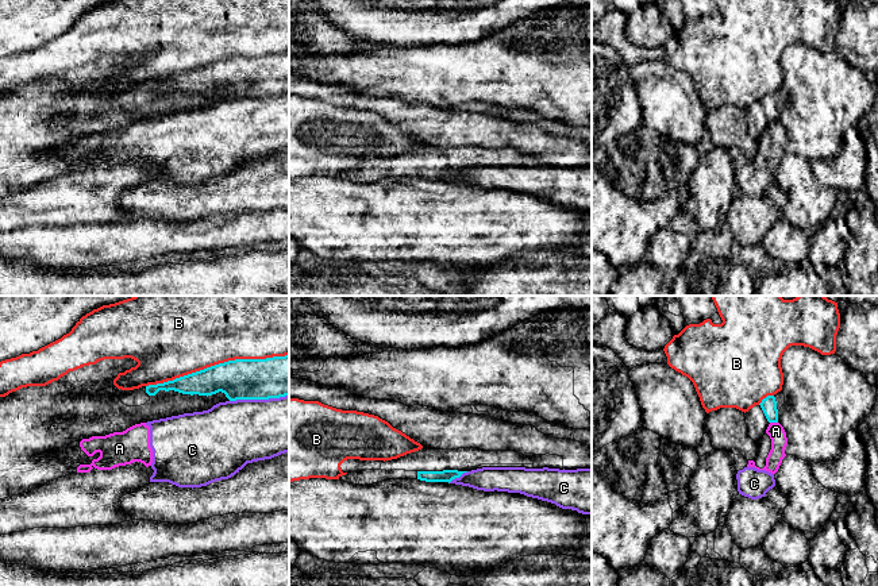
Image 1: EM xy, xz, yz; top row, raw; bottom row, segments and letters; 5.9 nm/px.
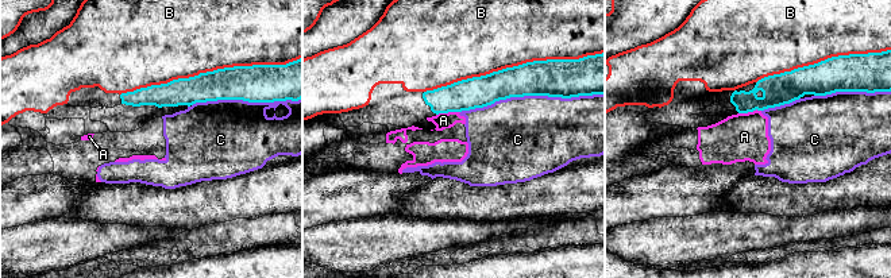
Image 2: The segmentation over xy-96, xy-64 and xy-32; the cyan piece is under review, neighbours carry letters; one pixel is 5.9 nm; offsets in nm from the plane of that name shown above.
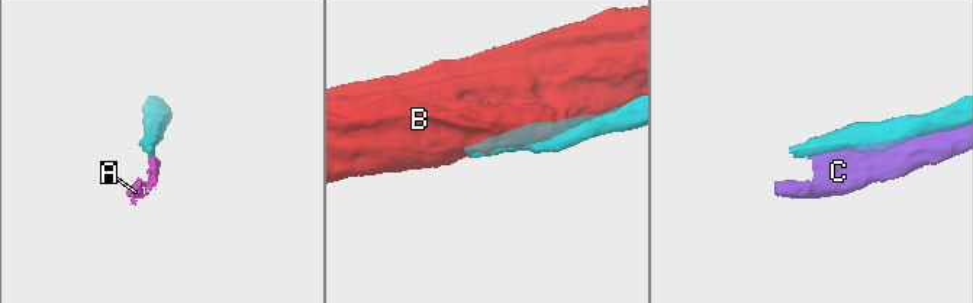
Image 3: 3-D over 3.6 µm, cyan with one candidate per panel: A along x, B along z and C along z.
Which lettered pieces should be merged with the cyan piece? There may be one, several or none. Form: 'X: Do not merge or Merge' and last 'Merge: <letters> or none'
A: Do not merge
B: Do not merge
C: Do not merge
Merge: none

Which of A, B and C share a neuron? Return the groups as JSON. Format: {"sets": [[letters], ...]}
{"sets": [["A", "C"], ["B"]]}

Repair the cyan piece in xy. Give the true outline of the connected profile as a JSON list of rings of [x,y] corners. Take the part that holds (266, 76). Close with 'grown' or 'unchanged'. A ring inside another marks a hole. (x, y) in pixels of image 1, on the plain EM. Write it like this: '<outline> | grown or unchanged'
[[[289,53],[228,58],[173,78],[146,84],[149,93],[155,93],[159,88],[207,95],[222,89],[230,99],[285,95],[289,93]]] | unchanged

